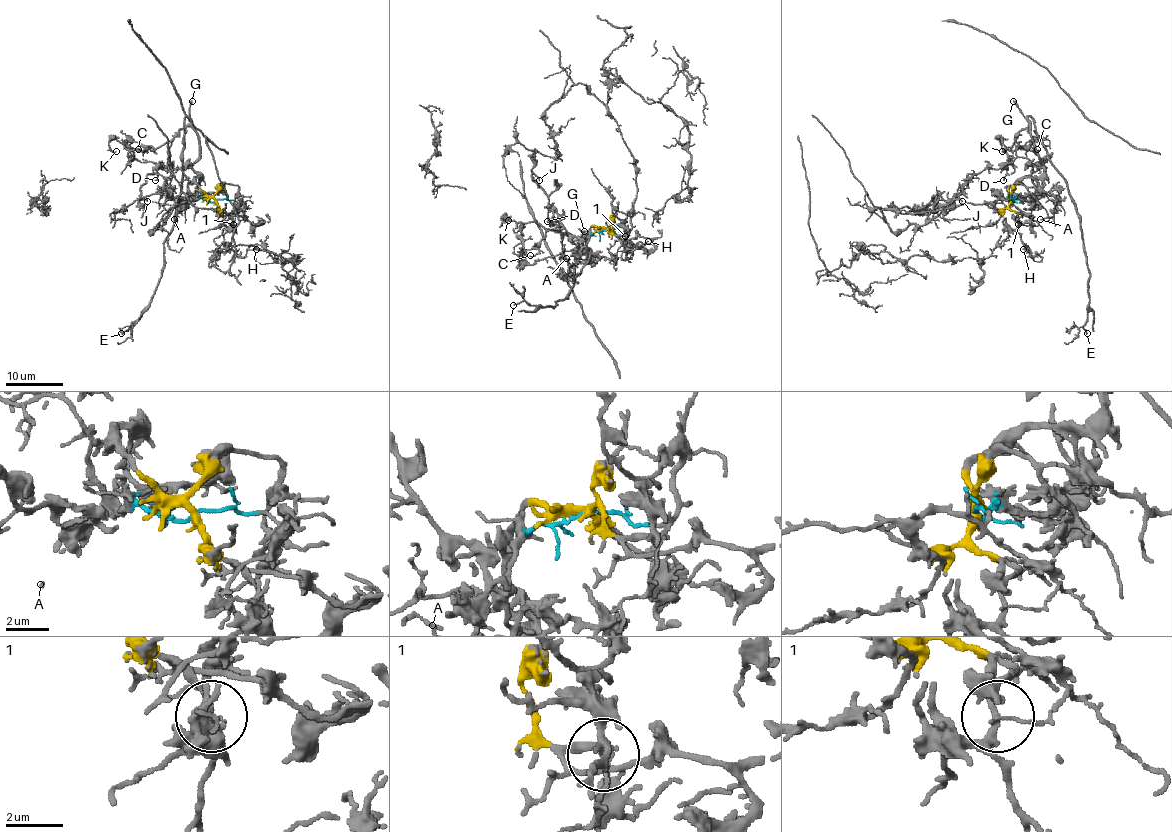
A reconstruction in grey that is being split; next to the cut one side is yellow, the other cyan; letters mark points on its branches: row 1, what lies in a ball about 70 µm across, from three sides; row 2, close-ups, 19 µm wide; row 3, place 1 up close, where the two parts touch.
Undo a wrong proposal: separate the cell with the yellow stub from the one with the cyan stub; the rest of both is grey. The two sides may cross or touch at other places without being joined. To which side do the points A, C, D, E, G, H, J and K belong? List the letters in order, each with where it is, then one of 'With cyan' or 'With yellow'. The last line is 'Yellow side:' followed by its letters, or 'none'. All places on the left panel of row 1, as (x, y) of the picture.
A: Place: (174, 219). With yellow
C: Place: (138, 149). With yellow
D: Place: (155, 180). With yellow
E: Place: (121, 333). With yellow
G: Place: (192, 101). With yellow
H: Place: (256, 249). With yellow
J: Place: (147, 201). With yellow
K: Place: (116, 151). With yellow
Yellow side: A, C, D, E, G, H, J, K

